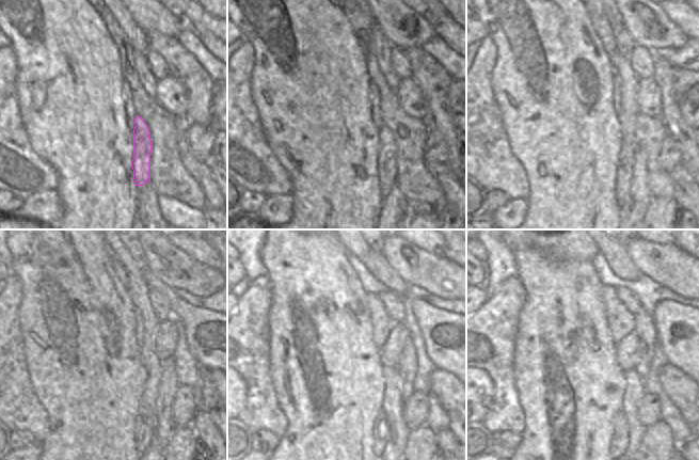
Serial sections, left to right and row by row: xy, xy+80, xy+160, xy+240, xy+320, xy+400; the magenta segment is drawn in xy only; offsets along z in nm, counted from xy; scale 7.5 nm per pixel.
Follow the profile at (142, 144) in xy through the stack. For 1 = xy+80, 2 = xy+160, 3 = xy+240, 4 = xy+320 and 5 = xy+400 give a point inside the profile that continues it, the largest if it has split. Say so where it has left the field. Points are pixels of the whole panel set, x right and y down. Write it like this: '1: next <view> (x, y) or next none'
1: next xy+80 (386, 159)
2: next xy+160 (626, 156)
3: next xy+240 (146, 421)
4: next xy+320 (382, 430)
5: next xy+400 (621, 438)

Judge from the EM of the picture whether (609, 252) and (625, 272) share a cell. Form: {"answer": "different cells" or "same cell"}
{"answer": "same cell"}

